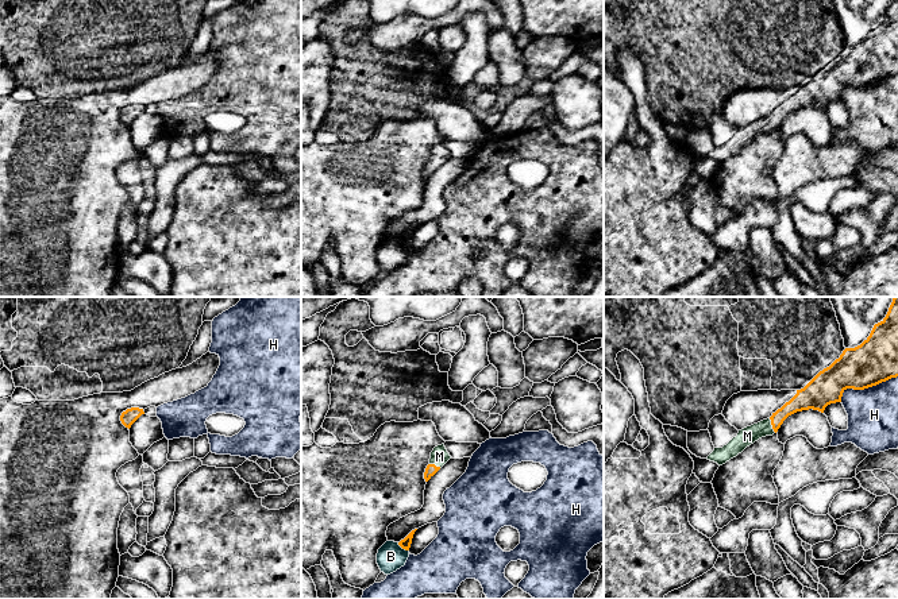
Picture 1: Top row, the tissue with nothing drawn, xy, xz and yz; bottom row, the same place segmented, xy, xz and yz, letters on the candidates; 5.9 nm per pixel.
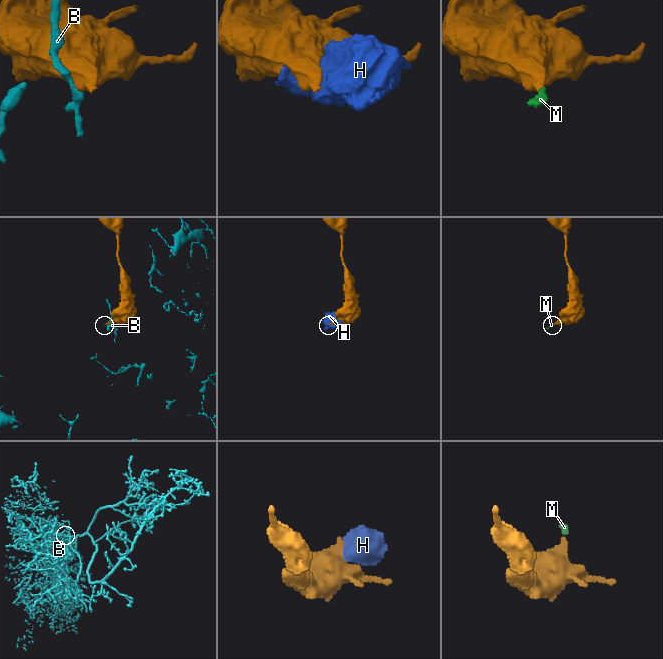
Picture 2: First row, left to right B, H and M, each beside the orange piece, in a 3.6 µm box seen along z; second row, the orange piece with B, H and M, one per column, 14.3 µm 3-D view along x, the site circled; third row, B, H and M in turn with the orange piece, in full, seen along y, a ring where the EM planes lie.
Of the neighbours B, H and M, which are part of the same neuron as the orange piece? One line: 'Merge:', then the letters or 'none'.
Merge: M

